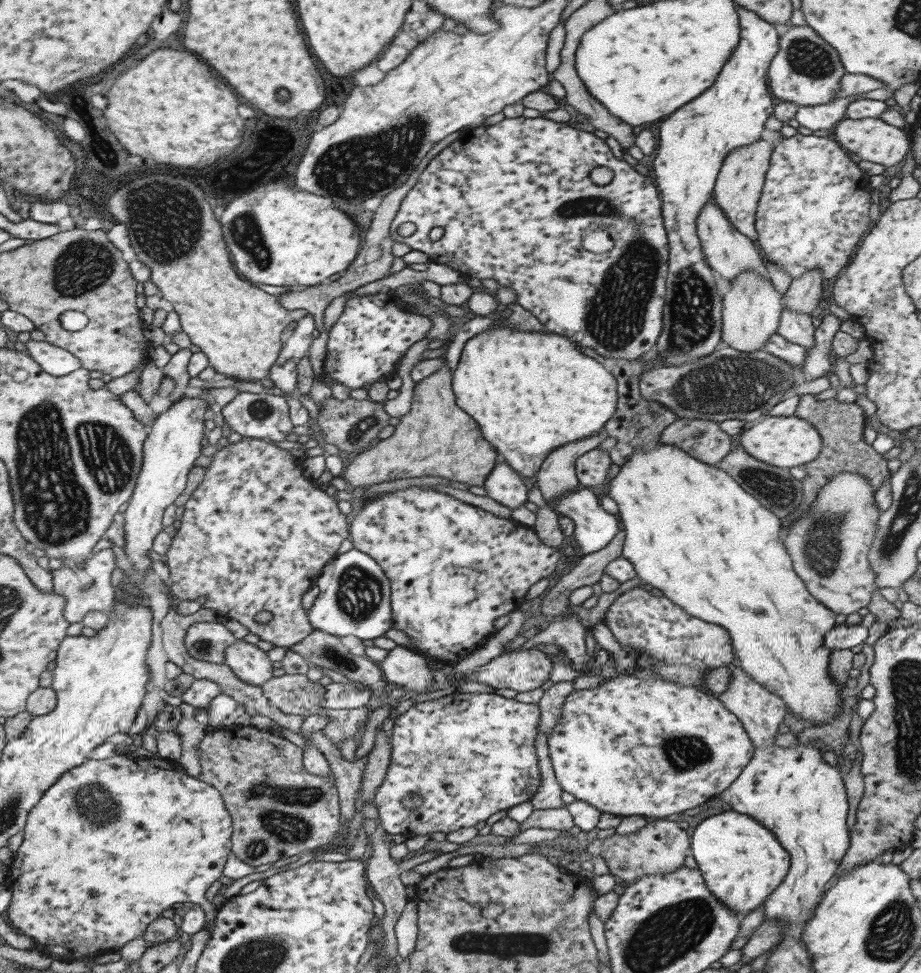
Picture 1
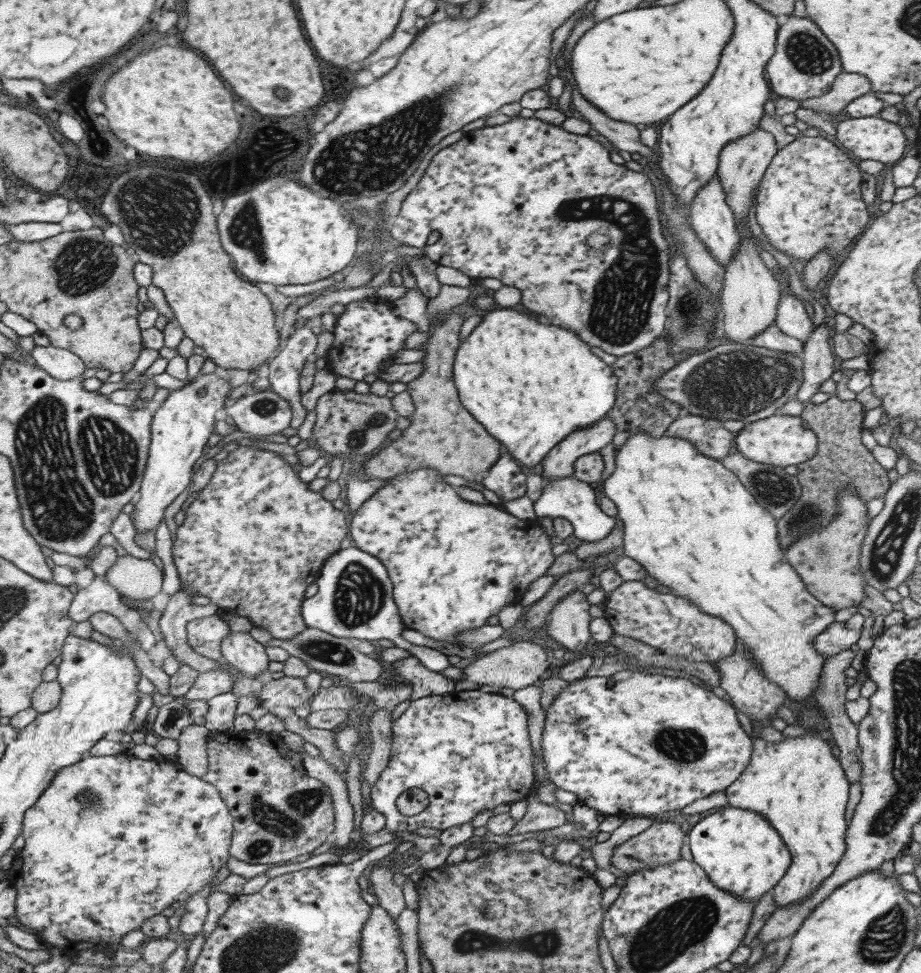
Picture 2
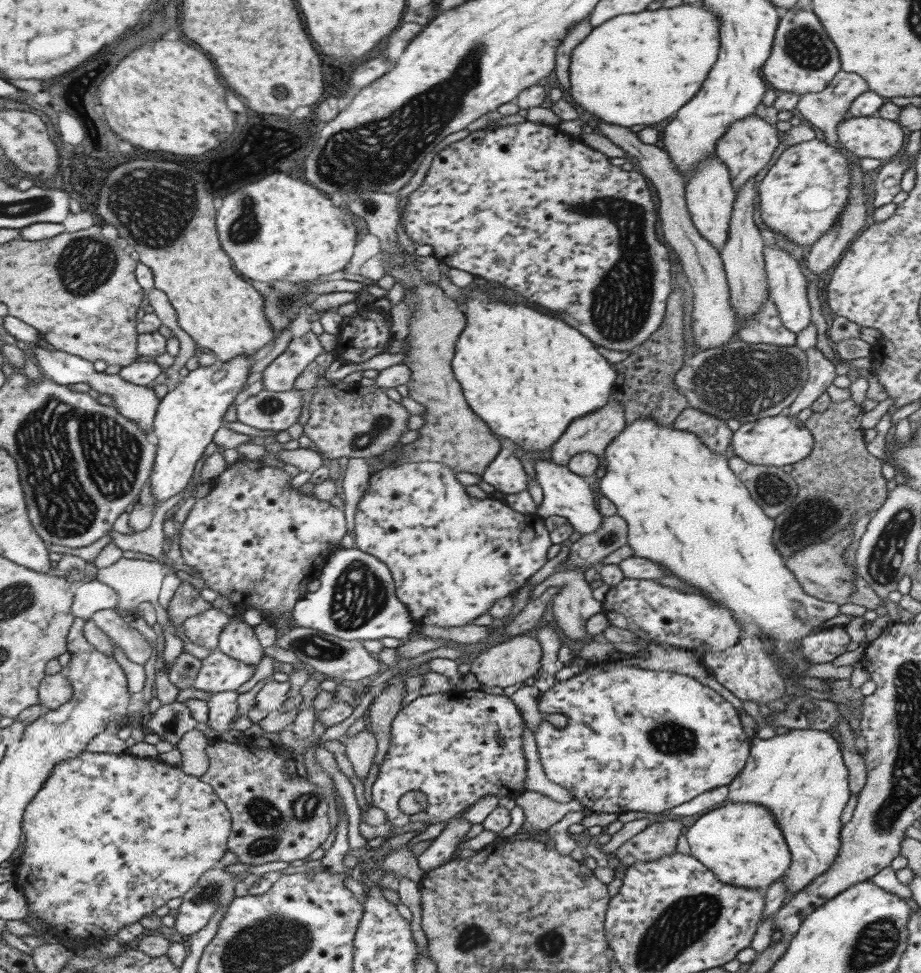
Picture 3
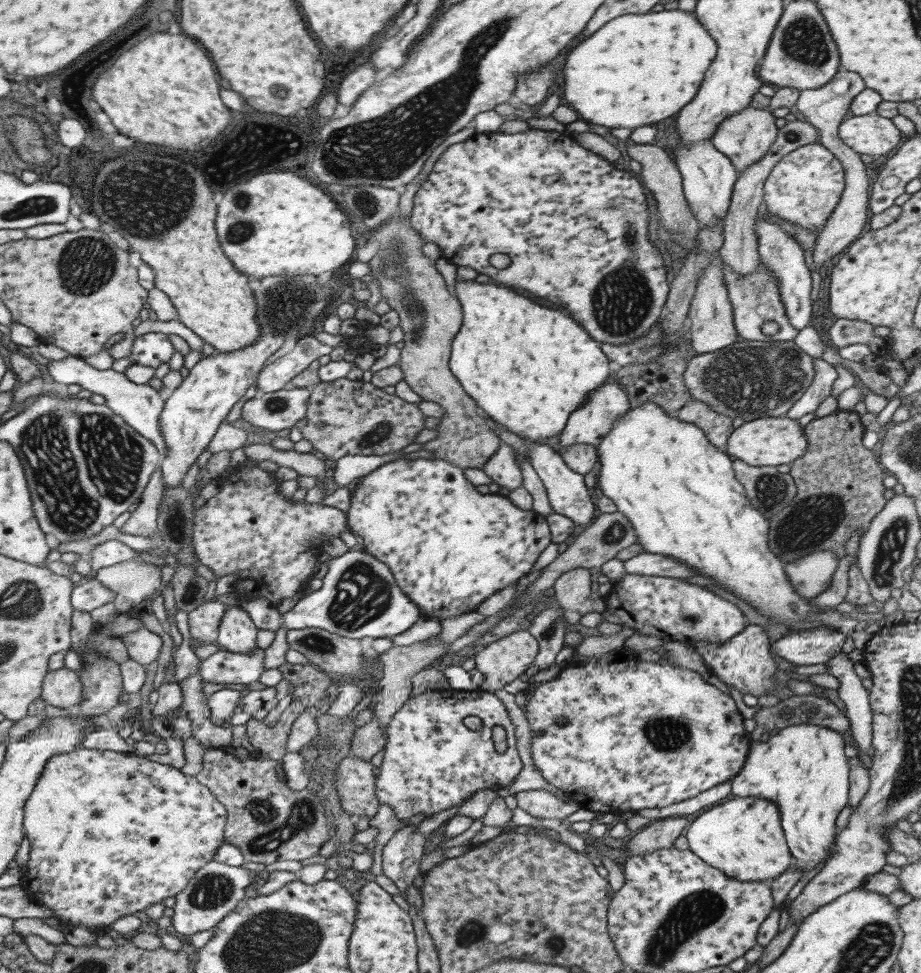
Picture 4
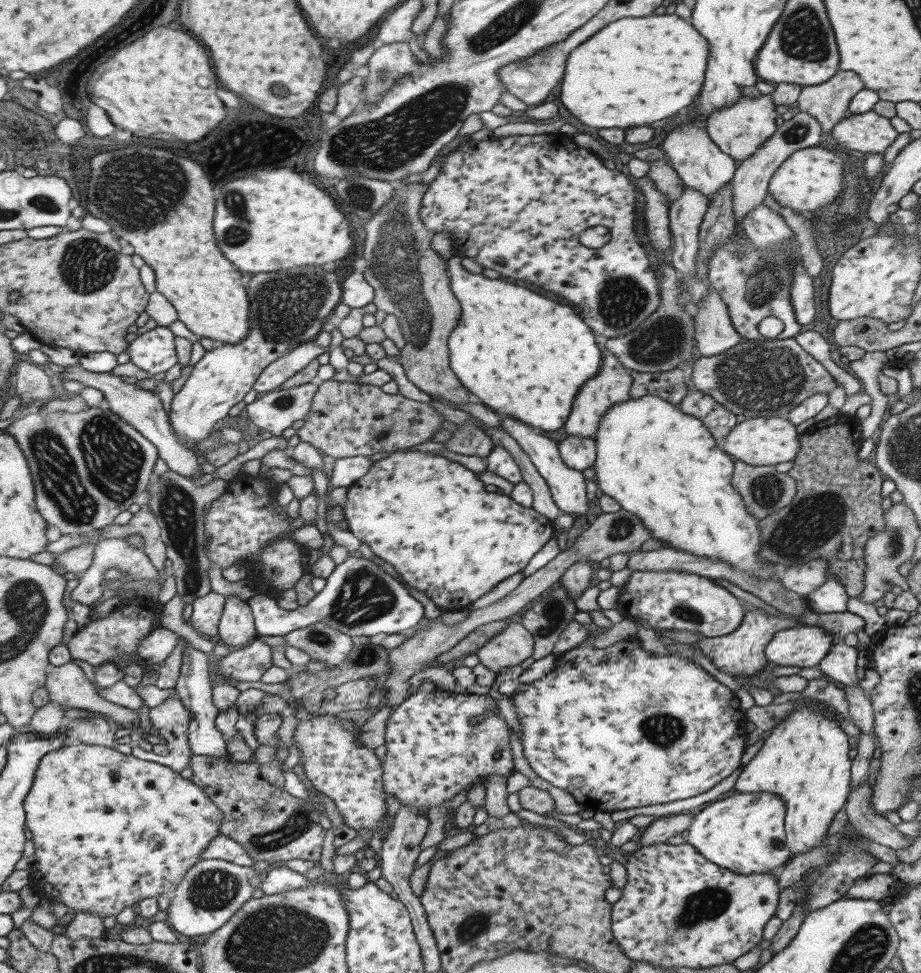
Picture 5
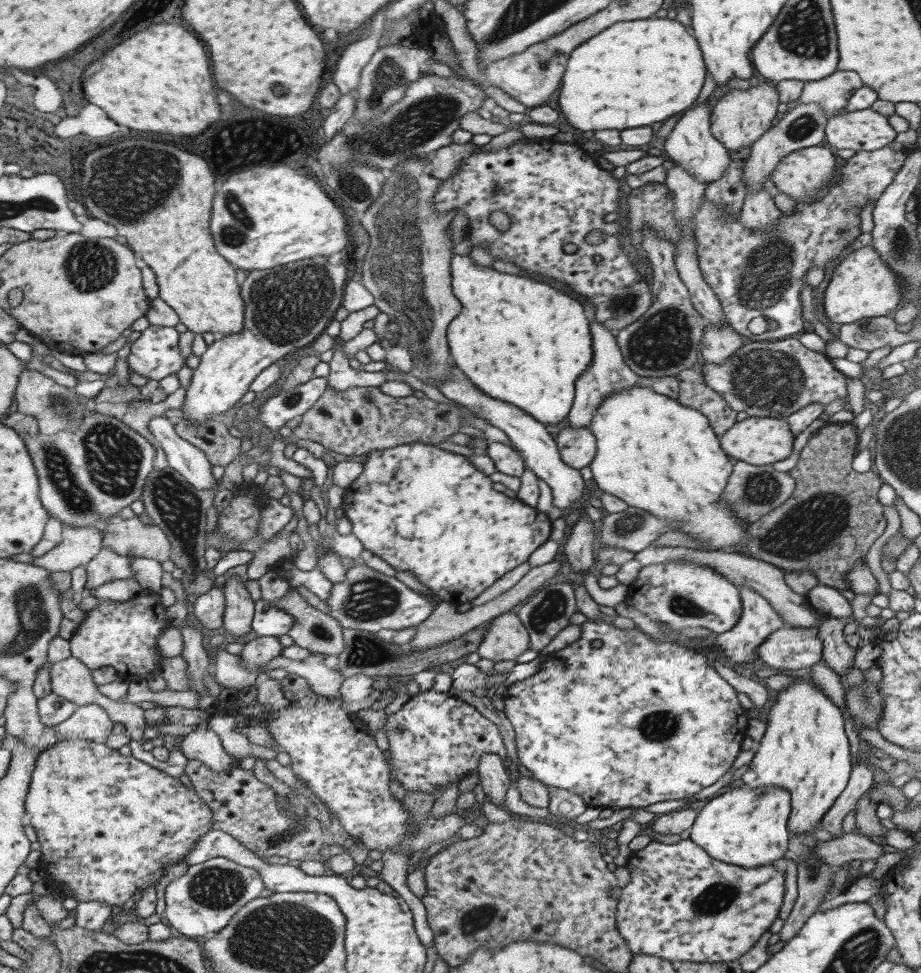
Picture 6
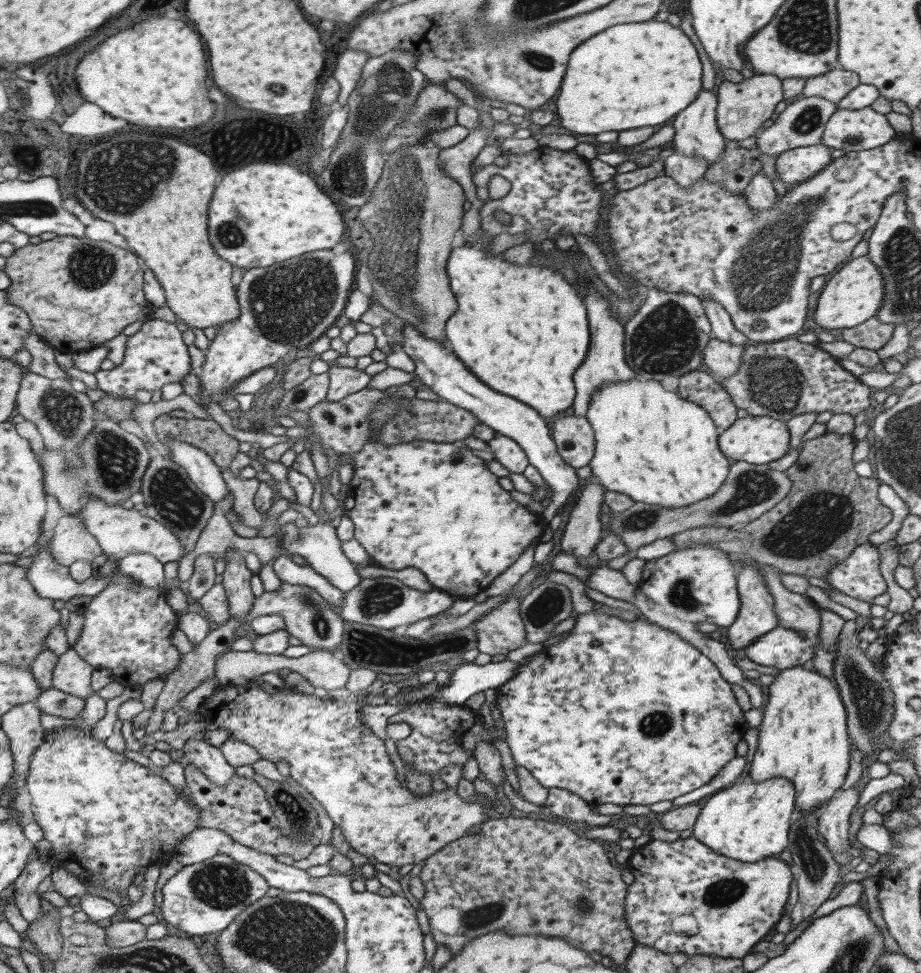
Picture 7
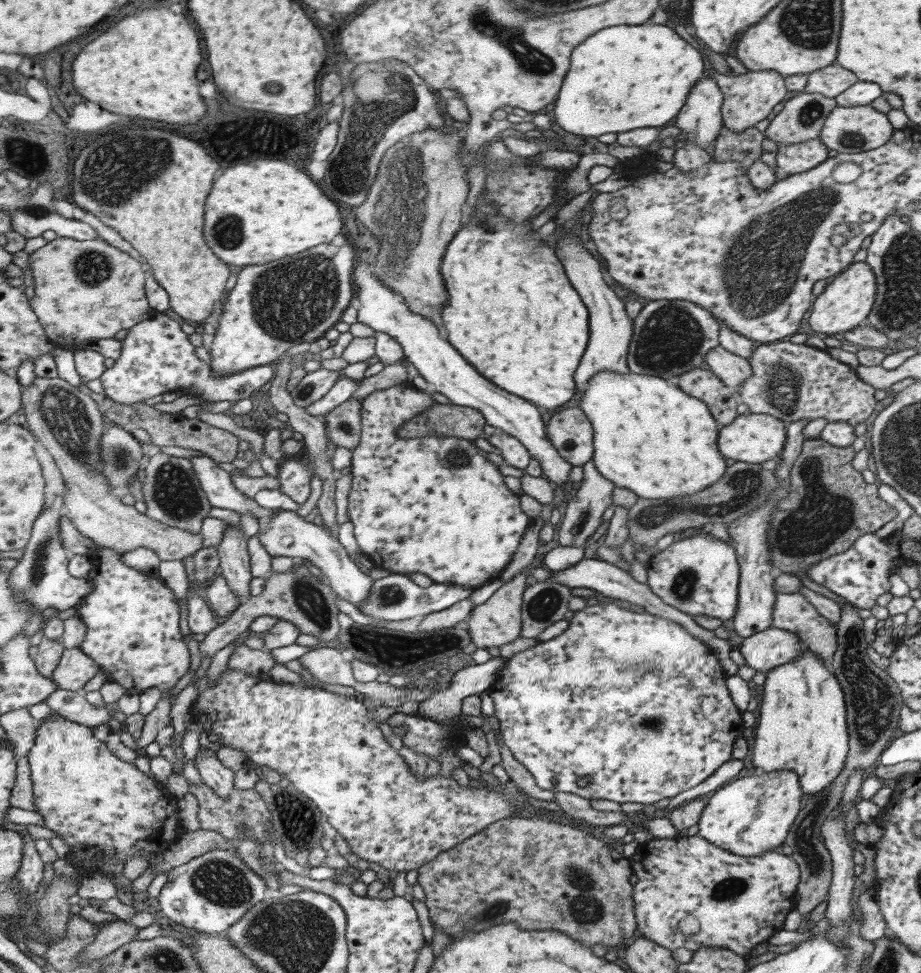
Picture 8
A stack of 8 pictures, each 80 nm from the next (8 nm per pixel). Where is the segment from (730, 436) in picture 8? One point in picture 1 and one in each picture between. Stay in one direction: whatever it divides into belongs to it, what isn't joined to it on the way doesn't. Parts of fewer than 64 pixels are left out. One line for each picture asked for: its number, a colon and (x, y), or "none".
1: (784, 442)
2: (780, 440)
3: (777, 440)
4: (771, 441)
5: (760, 441)
6: (759, 441)
7: (754, 439)

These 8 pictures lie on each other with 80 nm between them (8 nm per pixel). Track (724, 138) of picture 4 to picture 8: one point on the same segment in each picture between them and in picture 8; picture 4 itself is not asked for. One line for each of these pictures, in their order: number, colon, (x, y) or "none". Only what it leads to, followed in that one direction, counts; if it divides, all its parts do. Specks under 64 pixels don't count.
5: (739, 130)
6: (739, 118)
7: (742, 108)
8: (748, 98)

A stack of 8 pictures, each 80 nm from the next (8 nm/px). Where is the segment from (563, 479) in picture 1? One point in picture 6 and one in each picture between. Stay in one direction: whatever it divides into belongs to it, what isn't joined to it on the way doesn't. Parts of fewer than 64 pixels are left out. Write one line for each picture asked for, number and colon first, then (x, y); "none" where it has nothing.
2: (558, 462)
3: (593, 432)
4: (588, 424)
5: (610, 386)
6: (607, 373)

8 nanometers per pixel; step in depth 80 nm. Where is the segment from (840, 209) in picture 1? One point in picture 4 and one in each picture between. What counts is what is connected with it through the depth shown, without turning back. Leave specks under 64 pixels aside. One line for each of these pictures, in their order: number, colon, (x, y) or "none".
2: (809, 199)
3: (801, 196)
4: (803, 188)

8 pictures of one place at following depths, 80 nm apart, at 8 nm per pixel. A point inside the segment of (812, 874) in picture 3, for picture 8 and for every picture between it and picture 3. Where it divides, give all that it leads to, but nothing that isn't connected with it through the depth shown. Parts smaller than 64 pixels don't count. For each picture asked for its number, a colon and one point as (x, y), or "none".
4: (802, 769)
5: (804, 761)
6: (804, 749)
7: (802, 737)
8: (801, 726)

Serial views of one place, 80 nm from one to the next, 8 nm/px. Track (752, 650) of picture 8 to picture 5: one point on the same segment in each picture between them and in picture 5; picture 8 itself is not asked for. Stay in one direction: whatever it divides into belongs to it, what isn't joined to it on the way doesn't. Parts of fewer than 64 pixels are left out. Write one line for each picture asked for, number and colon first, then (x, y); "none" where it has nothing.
5: (802, 646)
6: (791, 648)
7: (782, 648)

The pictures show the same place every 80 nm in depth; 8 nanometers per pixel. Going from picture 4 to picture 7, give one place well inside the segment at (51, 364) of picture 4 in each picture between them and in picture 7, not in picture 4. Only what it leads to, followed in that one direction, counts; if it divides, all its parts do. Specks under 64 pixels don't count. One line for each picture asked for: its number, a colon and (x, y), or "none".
5: (141, 408)
6: (188, 459)
7: (205, 473)

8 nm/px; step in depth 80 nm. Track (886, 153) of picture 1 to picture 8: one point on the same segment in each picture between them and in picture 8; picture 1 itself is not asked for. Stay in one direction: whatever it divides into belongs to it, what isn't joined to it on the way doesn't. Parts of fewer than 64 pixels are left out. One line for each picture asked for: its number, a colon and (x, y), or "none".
2: (870, 138)
3: (873, 137)
4: (872, 135)
5: (867, 133)
6: (863, 130)
7: (859, 130)
8: (849, 130)

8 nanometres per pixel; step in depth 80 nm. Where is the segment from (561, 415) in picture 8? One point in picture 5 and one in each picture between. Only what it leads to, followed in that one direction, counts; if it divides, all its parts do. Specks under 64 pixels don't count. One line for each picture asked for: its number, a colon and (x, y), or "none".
5: (578, 453)
6: (577, 446)
7: (572, 435)

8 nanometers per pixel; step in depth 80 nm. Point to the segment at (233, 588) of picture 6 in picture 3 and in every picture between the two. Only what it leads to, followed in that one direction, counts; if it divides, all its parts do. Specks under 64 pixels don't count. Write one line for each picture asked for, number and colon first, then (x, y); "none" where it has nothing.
3: (237, 640)
4: (237, 633)
5: (236, 628)

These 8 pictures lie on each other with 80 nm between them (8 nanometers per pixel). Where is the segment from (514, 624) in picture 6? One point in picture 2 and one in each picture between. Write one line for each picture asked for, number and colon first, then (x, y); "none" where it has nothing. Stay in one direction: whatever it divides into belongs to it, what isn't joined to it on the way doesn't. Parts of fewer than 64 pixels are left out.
2: (519, 665)
3: (509, 661)
4: (501, 661)
5: (513, 644)

